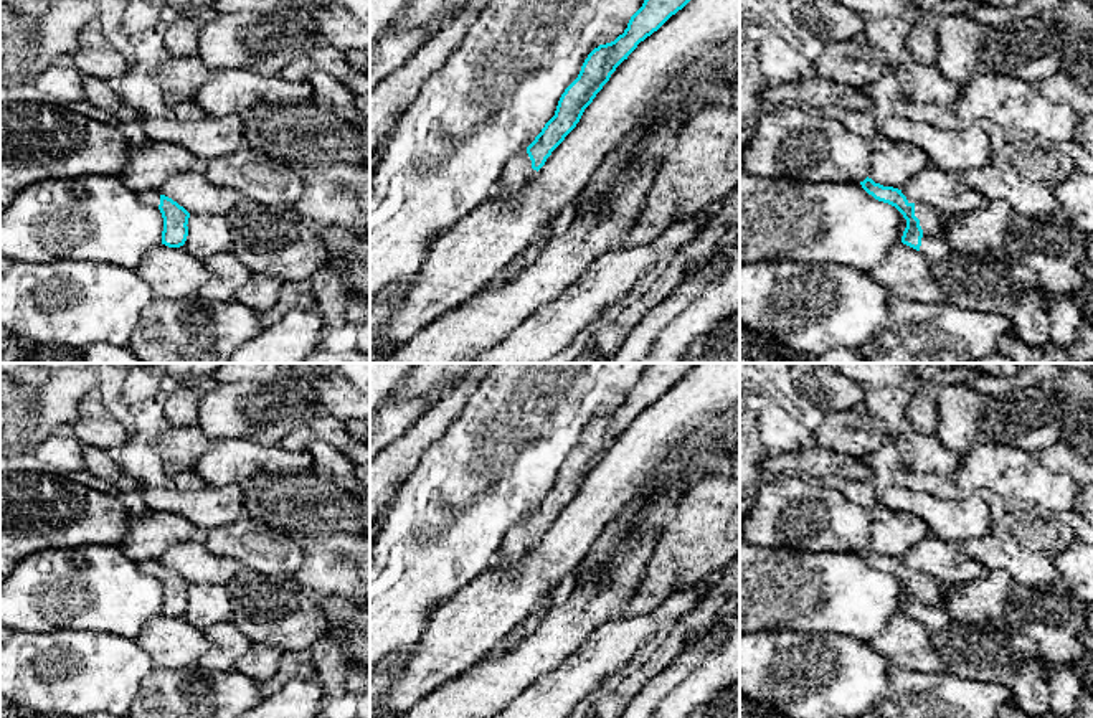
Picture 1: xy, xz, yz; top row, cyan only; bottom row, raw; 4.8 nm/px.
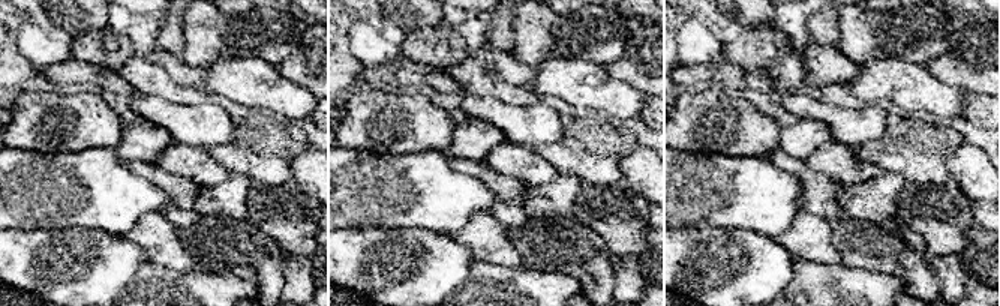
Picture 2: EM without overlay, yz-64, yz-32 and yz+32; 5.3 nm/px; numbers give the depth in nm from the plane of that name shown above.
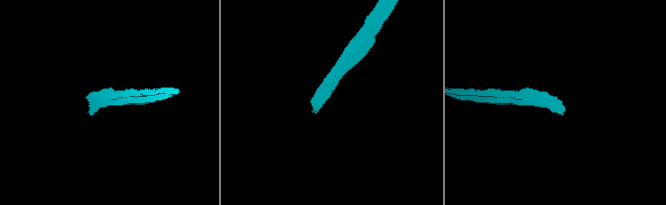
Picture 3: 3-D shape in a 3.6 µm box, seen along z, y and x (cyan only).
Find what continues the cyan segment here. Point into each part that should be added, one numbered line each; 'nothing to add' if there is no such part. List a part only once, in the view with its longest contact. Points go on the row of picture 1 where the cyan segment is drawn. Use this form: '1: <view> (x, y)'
1: yz (935, 245)

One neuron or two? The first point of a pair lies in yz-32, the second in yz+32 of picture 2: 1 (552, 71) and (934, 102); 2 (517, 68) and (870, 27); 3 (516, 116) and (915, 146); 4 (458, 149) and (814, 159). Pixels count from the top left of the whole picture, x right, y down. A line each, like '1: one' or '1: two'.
1: one
2: two
3: two
4: two

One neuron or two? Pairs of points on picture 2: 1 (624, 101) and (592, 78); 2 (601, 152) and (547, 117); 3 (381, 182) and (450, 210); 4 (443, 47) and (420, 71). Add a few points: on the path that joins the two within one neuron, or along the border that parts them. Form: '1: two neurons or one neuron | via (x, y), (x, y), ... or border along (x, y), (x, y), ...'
1: one neuron | via (616, 98), (600, 86)
2: two neurons | border along (549, 102), (559, 114), (562, 135), (534, 147)
3: one neuron | via (398, 191), (425, 191), (434, 195)
4: two neurons | border along (402, 56), (429, 68)

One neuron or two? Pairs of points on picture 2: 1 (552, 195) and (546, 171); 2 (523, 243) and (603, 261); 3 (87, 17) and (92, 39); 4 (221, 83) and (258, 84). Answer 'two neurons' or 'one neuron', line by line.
1: two neurons
2: one neuron
3: two neurons
4: one neuron

